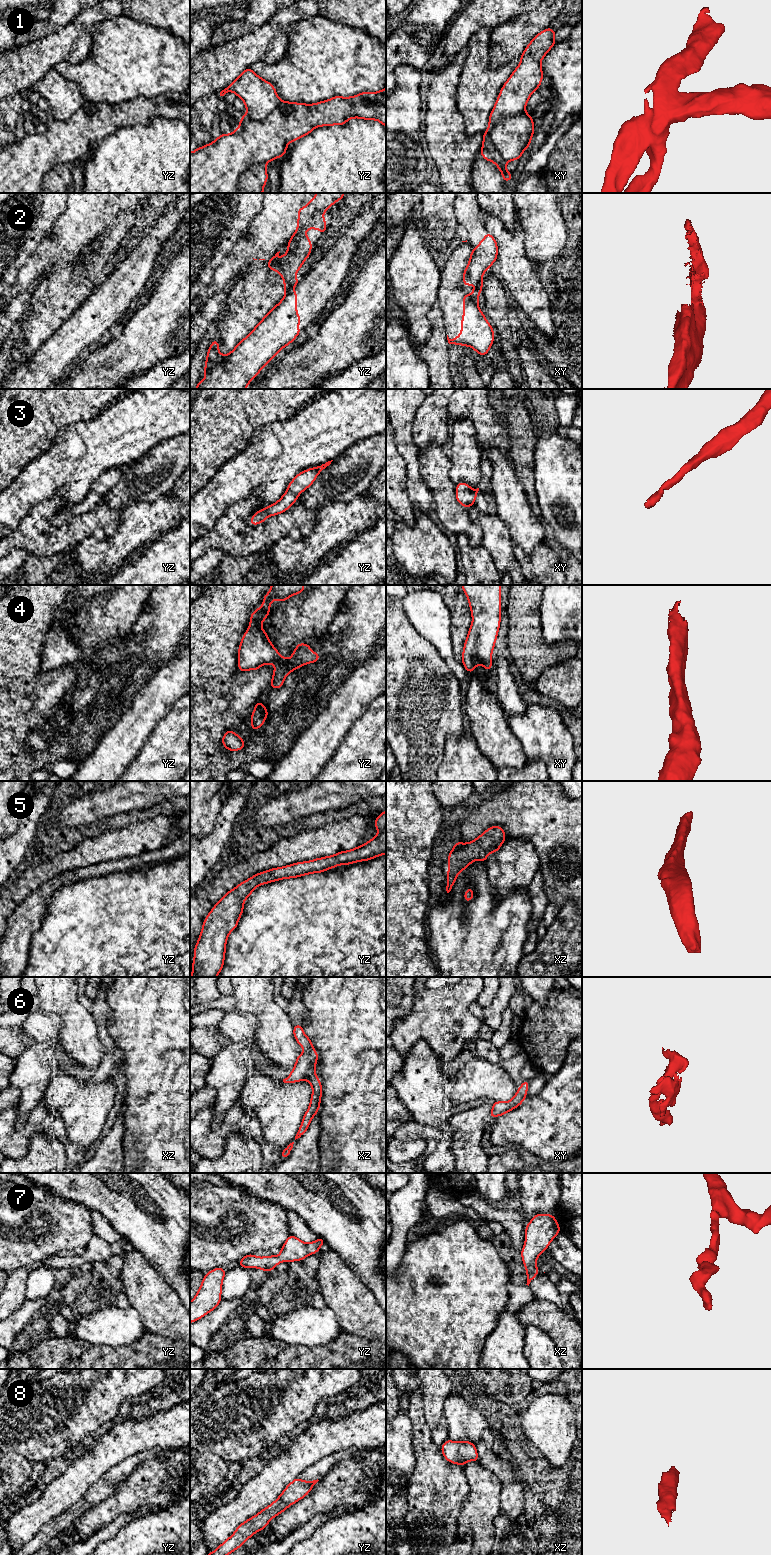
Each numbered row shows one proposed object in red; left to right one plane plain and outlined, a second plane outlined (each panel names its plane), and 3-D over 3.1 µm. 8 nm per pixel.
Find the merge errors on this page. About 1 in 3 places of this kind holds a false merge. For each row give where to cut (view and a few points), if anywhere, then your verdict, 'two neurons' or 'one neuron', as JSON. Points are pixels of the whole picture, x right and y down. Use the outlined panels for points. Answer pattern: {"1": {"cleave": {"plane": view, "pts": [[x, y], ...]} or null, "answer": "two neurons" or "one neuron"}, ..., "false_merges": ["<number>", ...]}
{"1": {"cleave": {"plane": "xy", "pts": [[524, 111], [500, 118], [489, 129], [489, 139], [505, 161]]}, "answer": "two neurons"}, "2": {"cleave": {"plane": "xy", "pts": [[470, 295], [477, 304]]}, "answer": "two neurons"}, "3": {"cleave": null, "answer": "one neuron"}, "4": {"cleave": null, "answer": "one neuron"}, "5": {"cleave": null, "answer": "one neuron"}, "6": {"cleave": null, "answer": "one neuron"}, "7": {"cleave": null, "answer": "one neuron"}, "8": {"cleave": null, "answer": "one neuron"}, "false_merges": ["1", "2"]}

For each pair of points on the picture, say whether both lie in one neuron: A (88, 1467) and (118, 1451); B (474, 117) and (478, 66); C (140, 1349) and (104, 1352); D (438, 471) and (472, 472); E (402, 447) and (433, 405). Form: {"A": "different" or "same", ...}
{"A": "same", "B": "same", "C": "same", "D": "different", "E": "different"}

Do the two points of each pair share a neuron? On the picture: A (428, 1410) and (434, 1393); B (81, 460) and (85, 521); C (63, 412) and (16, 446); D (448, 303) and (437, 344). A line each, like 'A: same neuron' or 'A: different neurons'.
A: same neuron
B: different neurons
C: same neuron
D: different neurons

